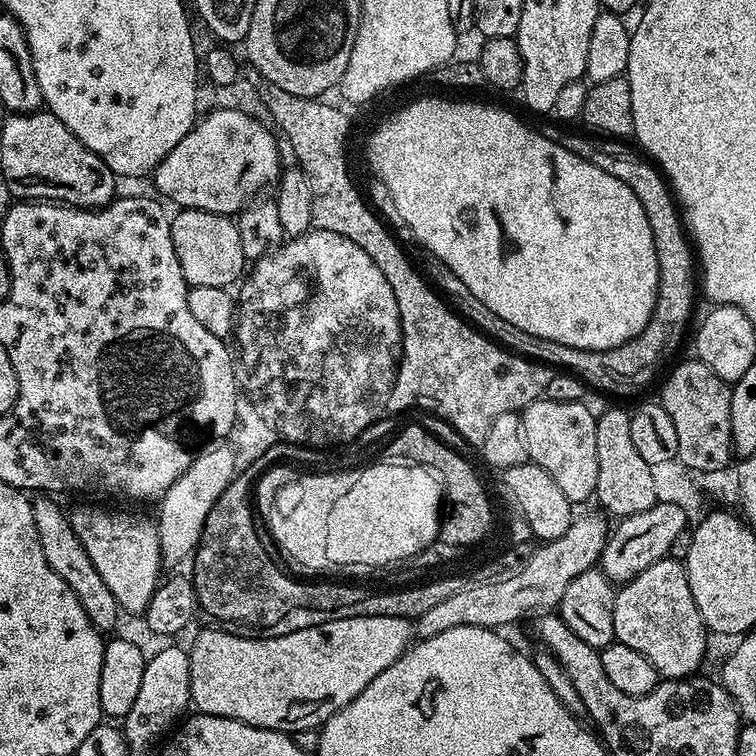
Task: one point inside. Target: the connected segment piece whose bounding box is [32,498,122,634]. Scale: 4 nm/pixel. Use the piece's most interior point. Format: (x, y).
(67, 557)

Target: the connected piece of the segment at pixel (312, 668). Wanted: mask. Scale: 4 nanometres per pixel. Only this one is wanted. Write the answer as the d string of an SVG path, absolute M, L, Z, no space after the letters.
M347 616L346 618L338 618L331 620L325 624L318 626L310 626L306 630L298 630L290 634L282 634L274 638L262 638L258 634L237 634L232 630L225 630L220 626L212 626L216 628L208 628L205 632L200 632L192 640L192 648L187 649L189 658L189 694L191 696L191 707L197 713L205 712L211 716L221 716L222 718L234 718L238 722L246 722L250 726L258 726L259 728L273 728L275 732L288 732L290 726L287 724L288 715L292 712L292 707L300 708L303 704L316 704L309 714L308 720L315 726L323 725L324 721L329 720L334 713L342 710L354 698L358 698L358 694L362 694L362 690L366 690L366 686L370 686L370 682L374 682L374 678L378 678L378 674L382 674L382 670L386 670L390 666L394 666L394 662L400 655L408 651L414 640L414 624L406 616Z

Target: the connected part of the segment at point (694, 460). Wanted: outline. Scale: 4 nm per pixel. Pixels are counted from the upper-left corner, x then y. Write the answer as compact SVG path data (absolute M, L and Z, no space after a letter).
M695 358L682 361L664 380L658 400L674 422L674 431L678 434L678 460L693 473L711 474L733 463L731 393L725 380Z

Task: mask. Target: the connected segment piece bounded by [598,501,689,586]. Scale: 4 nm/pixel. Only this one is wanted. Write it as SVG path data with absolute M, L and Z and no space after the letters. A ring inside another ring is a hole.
M657 502L650 510L630 514L611 529L604 553L600 555L598 567L604 572L613 585L623 586L634 579L642 570L654 566L654 562L665 559L672 548L672 543L689 527L689 513L681 505L670 502ZM688 524L688 525L687 525Z

